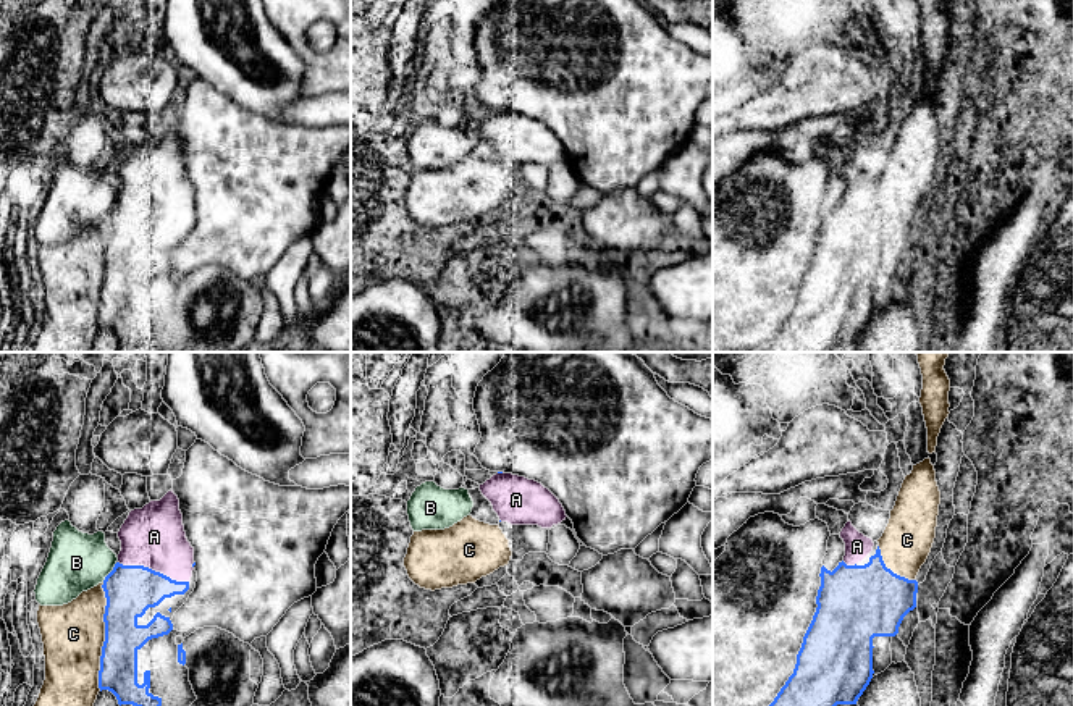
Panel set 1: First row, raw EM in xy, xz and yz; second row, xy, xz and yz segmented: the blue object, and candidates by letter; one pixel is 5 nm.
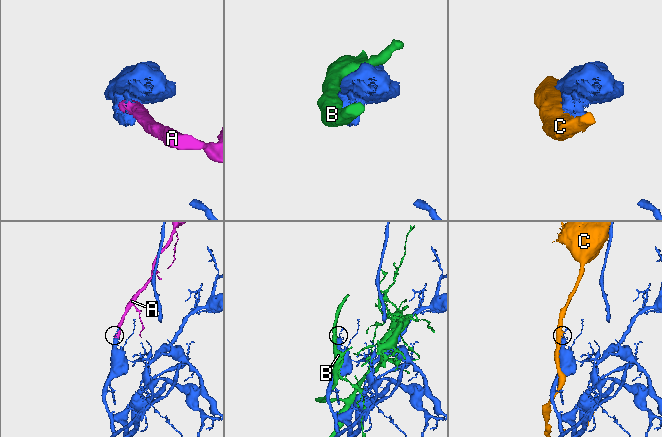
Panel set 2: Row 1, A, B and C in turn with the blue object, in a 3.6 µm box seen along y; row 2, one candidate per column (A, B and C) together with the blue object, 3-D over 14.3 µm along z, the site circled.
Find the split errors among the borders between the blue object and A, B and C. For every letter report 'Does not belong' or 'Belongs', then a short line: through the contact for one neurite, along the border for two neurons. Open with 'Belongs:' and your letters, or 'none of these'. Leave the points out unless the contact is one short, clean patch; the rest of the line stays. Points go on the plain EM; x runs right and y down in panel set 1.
Belongs: A
A: Belongs
B: Does not belong
C: Does not belong

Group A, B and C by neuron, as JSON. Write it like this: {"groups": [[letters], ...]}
{"groups": [["A"], ["B"], ["C"]]}

